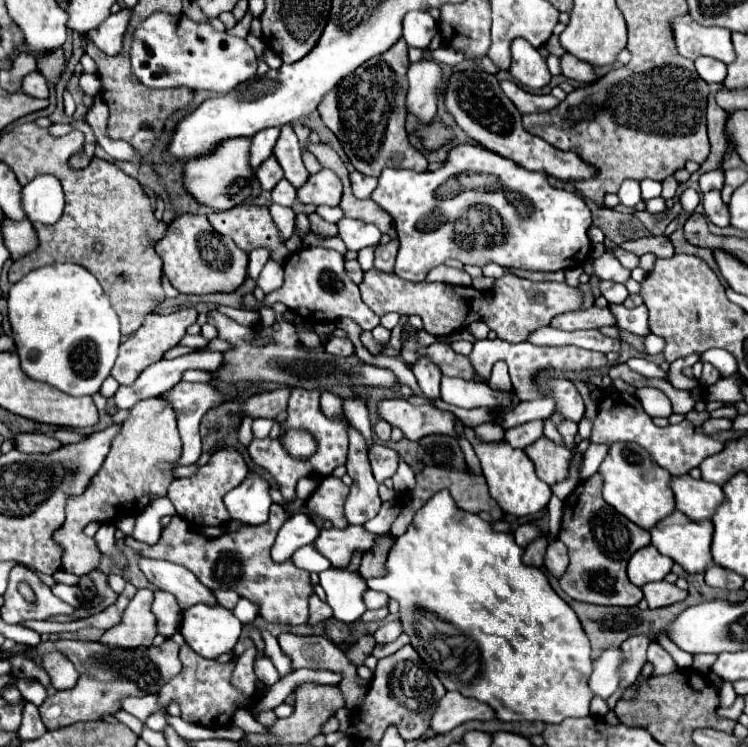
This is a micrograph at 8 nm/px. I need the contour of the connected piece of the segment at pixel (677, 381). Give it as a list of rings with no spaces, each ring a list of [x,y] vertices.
[[[692,354],[692,356],[686,356],[686,358],[680,358],[676,362],[670,364],[670,370],[668,370],[668,382],[674,386],[674,388],[680,388],[680,390],[694,390],[698,386],[698,382],[694,378],[686,378],[682,374],[682,368],[686,366],[694,366],[702,356],[700,354]]]

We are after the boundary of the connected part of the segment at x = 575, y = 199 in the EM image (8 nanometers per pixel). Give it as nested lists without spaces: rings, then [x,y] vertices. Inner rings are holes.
[[[474,144],[454,146],[436,172],[418,174],[386,168],[378,178],[372,200],[394,218],[400,238],[394,274],[414,284],[448,258],[480,268],[486,260],[492,260],[500,266],[530,272],[558,272],[584,266],[592,252],[586,234],[592,226],[592,214],[580,196],[552,188],[544,172],[528,172],[516,162]],[[460,174],[486,174],[500,186],[464,190],[444,198],[436,194],[442,184]]]

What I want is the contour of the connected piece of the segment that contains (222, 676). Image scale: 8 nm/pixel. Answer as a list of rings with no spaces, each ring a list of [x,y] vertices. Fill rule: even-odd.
[[[182,646],[180,648],[180,660],[182,660],[184,668],[182,668],[182,672],[178,676],[174,676],[160,690],[160,694],[158,694],[160,708],[154,714],[148,716],[148,720],[146,720],[148,728],[162,730],[166,726],[166,710],[168,710],[168,704],[172,701],[180,706],[182,718],[186,722],[192,722],[192,724],[198,724],[198,726],[206,726],[206,728],[228,726],[230,718],[240,708],[250,706],[250,710],[254,710],[256,698],[246,698],[240,690],[236,690],[230,684],[230,676],[232,676],[232,670],[234,670],[232,662],[218,664],[216,660],[206,660],[206,658],[198,656],[190,646]],[[163,698],[167,699],[166,702],[163,702]]]

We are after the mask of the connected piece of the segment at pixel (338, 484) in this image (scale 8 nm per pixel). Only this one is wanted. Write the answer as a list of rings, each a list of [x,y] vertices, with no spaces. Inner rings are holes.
[[[326,476],[320,482],[320,488],[312,494],[312,498],[306,502],[306,506],[314,512],[316,522],[330,520],[334,528],[346,528],[348,522],[344,518],[344,502],[348,496],[348,486],[334,476]]]

